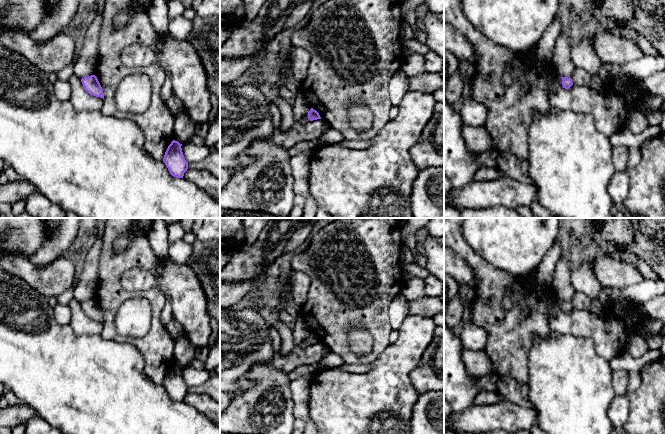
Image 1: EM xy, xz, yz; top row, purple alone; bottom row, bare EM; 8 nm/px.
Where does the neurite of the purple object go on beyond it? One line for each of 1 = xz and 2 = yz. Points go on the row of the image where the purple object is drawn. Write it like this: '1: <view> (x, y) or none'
1: none
2: none

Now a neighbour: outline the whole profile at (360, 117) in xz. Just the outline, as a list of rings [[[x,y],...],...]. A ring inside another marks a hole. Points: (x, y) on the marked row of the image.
[[[351,99],[348,106],[350,125],[358,132],[366,132],[372,127],[373,115],[364,99]]]

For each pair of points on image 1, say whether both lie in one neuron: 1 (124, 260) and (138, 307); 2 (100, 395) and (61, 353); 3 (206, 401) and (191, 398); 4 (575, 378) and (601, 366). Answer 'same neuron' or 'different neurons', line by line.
1: different neurons
2: same neuron
3: same neuron
4: same neuron

